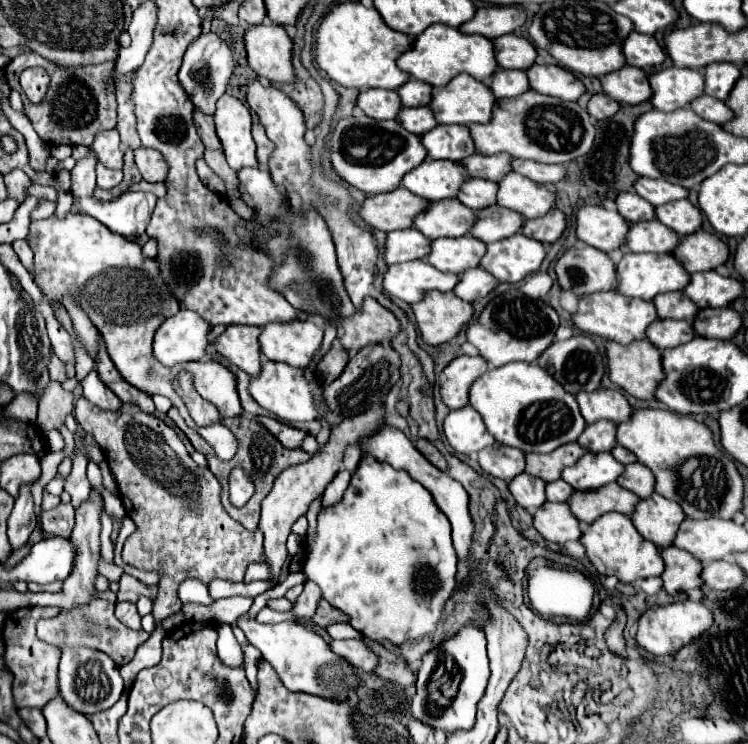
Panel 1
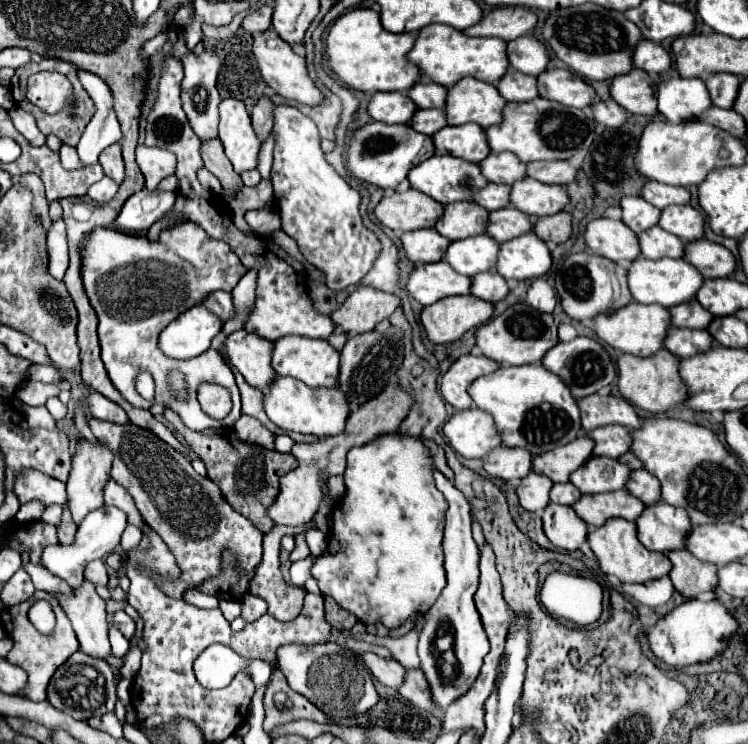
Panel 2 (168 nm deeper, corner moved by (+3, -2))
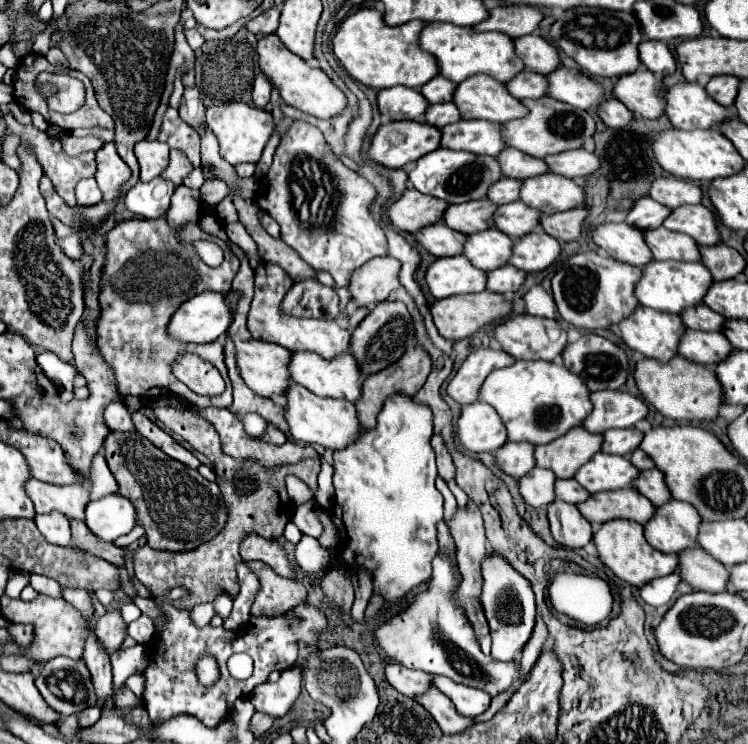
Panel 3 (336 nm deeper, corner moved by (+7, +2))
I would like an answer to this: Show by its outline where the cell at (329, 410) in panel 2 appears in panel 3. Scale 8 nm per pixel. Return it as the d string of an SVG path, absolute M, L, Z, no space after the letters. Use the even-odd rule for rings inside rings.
M292 382L284 392L286 406L284 406L284 420L290 426L290 436L296 442L304 444L320 444L324 448L340 450L354 442L360 436L360 424L356 418L356 408L352 402L344 398L322 398L306 390L304 386Z

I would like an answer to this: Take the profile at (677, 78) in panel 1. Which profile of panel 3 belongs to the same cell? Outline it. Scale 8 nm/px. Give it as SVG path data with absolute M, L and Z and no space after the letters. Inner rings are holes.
M680 82L666 90L666 116L674 128L694 130L712 128L716 122L726 120L732 112L714 102L704 86L698 82Z

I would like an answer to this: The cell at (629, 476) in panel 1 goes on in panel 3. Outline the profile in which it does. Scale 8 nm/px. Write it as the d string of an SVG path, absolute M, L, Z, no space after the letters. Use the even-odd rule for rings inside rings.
M644 470L638 474L634 488L644 494L654 506L662 506L664 502L668 502L672 496L664 484L664 474L660 470Z

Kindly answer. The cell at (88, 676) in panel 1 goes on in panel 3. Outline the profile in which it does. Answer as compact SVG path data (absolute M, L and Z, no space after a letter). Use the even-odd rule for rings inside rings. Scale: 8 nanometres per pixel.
M52 658L42 666L36 688L48 706L62 716L80 714L86 706L96 704L96 690L92 690L92 678L82 660Z

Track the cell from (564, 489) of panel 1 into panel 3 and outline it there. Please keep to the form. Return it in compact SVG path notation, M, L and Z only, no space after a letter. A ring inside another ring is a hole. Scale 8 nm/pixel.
M556 480L556 486L554 486L554 492L556 492L556 498L558 500L564 500L564 502L570 502L570 504L580 504L584 502L590 492L584 490L576 480Z

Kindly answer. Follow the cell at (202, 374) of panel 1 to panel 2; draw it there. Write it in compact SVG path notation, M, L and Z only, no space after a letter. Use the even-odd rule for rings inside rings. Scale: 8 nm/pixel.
M186 222L186 224L182 224L182 226L176 226L176 228L164 230L156 242L148 240L146 236L130 236L130 234L124 234L124 232L118 232L118 230L110 230L110 228L96 228L96 230L94 230L86 240L84 240L84 246L82 246L82 264L84 264L84 268L82 268L82 280L84 280L84 286L86 286L86 294L88 294L90 304L92 304L92 308L96 310L98 320L100 320L100 324L98 324L98 336L100 336L100 344L102 344L102 360L104 360L106 372L108 372L112 384L118 388L118 392L120 392L120 394L122 394L122 396L124 396L132 406L136 406L136 408L150 408L152 402L166 402L166 404L168 404L168 406L170 406L170 408L172 408L172 410L182 418L182 422L184 422L188 428L192 428L192 430L206 430L206 428L224 428L224 426L232 426L232 422L236 422L236 418L240 418L240 394L238 394L238 386L236 386L236 382L234 382L234 374L232 374L232 370L228 368L228 364L224 362L224 358L220 356L220 352L216 352L214 348L210 348L210 350L206 350L206 352L204 352L202 356L198 356L198 358L190 358L190 360L172 360L172 358L164 356L164 354L160 352L160 348L158 348L158 336L160 336L160 332L162 332L162 330L164 330L164 328L166 328L166 326L168 326L168 324L170 324L178 314L182 314L184 310L196 306L202 298L206 298L208 294L212 294L212 292L216 292L216 290L232 292L232 288L238 284L238 280L246 274L244 264L240 264L240 260L238 260L236 254L230 250L230 246L228 246L226 242L220 242L220 240L208 238L208 234L204 234L204 230L200 230L194 222ZM172 370L178 370L178 372L184 374L184 382L186 382L186 398L184 398L184 400L174 398L174 394L172 394L172 390L170 390L168 374L170 374ZM140 372L150 372L152 378L154 378L156 396L154 396L152 402L150 402L150 400L144 400L144 398L136 392L136 376L138 376ZM200 382L216 382L216 384L220 384L220 386L224 386L224 388L230 390L234 406L232 406L232 410L230 410L230 414L228 414L226 418L222 418L222 420L214 420L214 418L208 418L208 414L202 412L202 408L200 408L200 404L198 404L198 400L196 400L196 388L200 386Z

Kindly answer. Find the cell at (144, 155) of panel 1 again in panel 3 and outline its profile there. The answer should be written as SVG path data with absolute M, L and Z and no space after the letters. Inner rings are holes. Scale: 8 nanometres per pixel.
M140 140L136 144L136 158L140 162L140 182L150 182L160 176L168 166L170 148L164 142Z

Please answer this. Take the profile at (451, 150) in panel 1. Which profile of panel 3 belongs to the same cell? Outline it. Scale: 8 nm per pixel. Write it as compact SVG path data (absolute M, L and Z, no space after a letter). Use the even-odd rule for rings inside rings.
M460 120L454 124L448 124L442 128L442 148L452 148L452 150L464 150L472 154L486 154L486 156L496 156L504 148L504 140L500 134L502 126L488 122L488 120Z

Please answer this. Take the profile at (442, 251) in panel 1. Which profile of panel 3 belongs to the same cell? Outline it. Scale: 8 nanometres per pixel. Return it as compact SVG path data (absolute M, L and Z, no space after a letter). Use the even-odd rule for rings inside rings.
M488 228L484 232L466 236L462 254L472 262L472 266L488 272L508 264L508 258L512 254L512 242L514 240L500 230Z

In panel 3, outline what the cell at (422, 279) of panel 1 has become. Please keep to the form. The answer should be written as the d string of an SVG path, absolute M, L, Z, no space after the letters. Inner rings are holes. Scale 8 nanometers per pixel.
M464 256L436 258L426 270L426 286L434 298L482 292L486 272L474 268Z

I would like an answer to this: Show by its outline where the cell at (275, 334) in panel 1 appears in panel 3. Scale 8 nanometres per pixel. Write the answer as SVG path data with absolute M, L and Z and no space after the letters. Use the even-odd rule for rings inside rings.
M296 350L290 356L288 362L288 372L290 378L298 384L302 384L304 388L308 388L310 392L318 394L318 396L330 396L330 398L348 398L350 402L356 402L360 398L360 372L358 372L358 364L350 354L340 354L340 358L320 358L320 354L312 354L308 350Z

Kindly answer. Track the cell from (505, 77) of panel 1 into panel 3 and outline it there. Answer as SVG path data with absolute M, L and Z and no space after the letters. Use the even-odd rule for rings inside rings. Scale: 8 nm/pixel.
M522 70L520 74L516 74L506 84L506 88L518 100L524 100L524 98L540 98L540 96L546 94L548 82L546 82L546 76L542 76L542 74L536 74L536 72L530 72L530 70Z

